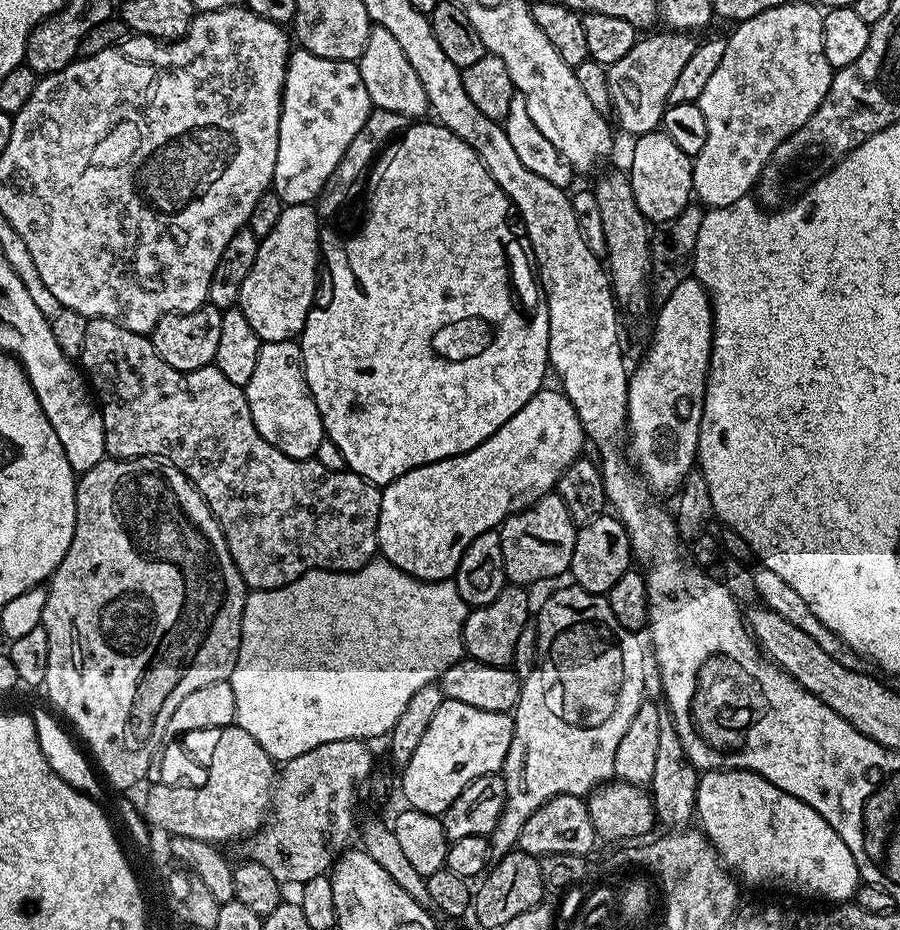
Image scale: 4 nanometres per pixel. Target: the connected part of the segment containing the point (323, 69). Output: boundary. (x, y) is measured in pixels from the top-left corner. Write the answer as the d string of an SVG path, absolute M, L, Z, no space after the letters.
M301 47L291 53L278 122L278 158L270 185L285 206L315 201L372 110L359 63L322 58Z

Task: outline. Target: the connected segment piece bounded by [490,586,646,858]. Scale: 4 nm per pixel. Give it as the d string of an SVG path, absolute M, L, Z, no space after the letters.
M569 586L569 588L560 588L556 593L553 594L552 597L549 598L548 601L545 602L544 605L541 606L540 613L538 613L537 616L535 613L534 627L536 630L536 668L530 673L530 675L523 677L522 683L520 685L520 700L518 703L516 703L514 709L514 719L512 721L512 725L514 726L514 738L510 742L510 750L506 754L506 762L504 763L502 769L504 785L506 786L506 802L504 803L502 814L498 818L498 826L494 831L492 831L492 835L490 837L490 852L491 855L496 858L505 856L507 852L511 852L517 847L522 826L526 826L526 818L530 818L530 814L534 814L534 810L538 810L538 806L542 806L550 798L561 796L562 794L570 794L571 796L579 796L581 798L587 797L589 794L595 792L596 789L600 787L600 785L609 783L609 781L615 777L616 771L614 770L614 754L618 754L618 742L622 742L622 738L626 734L626 729L630 727L630 722L634 722L634 714L638 714L640 705L645 703L646 700L646 696L644 696L644 652L646 656L645 645L644 648L642 645L640 645L639 639L641 637L637 635L637 633L626 630L620 625L618 618L614 618L614 610L610 610L607 595L601 594L599 592L587 592L585 588L577 588L575 586Z

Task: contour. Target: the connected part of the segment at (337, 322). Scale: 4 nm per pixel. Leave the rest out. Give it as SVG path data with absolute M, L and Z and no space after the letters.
M412 122L405 127L402 135L395 141L396 149L392 157L384 164L380 177L376 180L376 189L372 192L372 201L368 204L368 217L357 236L343 240L336 232L321 231L320 250L323 263L328 264L328 276L332 279L332 297L325 308L314 306L308 312L304 329L300 331L298 343L304 377L310 386L310 394L318 406L318 414L322 418L324 435L334 447L340 451L345 460L347 471L356 472L363 480L371 484L383 486L391 484L402 474L420 468L423 464L433 464L451 456L461 456L464 452L474 450L490 434L494 434L534 394L545 387L544 375L549 375L548 362L548 306L544 303L542 289L530 259L529 249L522 239L521 233L512 229L508 221L510 205L508 195L490 178L486 166L448 128L439 122Z

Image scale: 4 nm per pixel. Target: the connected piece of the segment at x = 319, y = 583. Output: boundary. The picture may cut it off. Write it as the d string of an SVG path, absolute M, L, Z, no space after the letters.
M383 558L372 559L366 567L356 572L313 570L281 588L249 591L244 597L238 658L230 677L236 706L235 727L246 730L246 734L250 734L250 738L254 738L254 742L258 742L258 746L262 746L262 750L266 750L266 754L270 754L276 762L298 758L298 754L306 754L306 750L314 750L314 746L322 746L322 742L372 742L375 736L387 737L402 710L406 710L406 702L410 702L422 686L439 681L442 673L465 655L464 623L469 611L470 605L460 597L452 580L419 580Z

